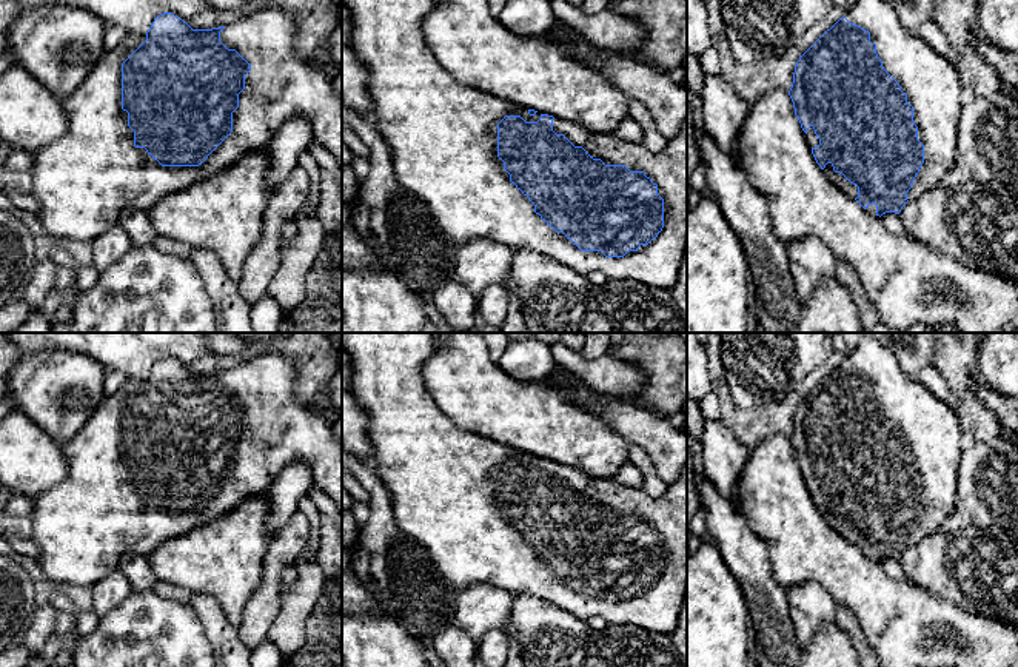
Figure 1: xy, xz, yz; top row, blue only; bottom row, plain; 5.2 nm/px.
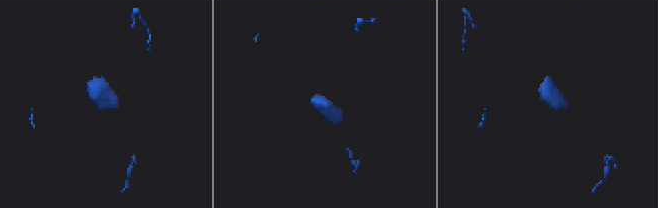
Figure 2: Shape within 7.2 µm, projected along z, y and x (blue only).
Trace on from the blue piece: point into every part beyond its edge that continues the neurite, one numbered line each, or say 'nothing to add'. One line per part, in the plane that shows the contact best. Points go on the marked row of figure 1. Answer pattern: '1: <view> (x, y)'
1: xz (442, 134)

